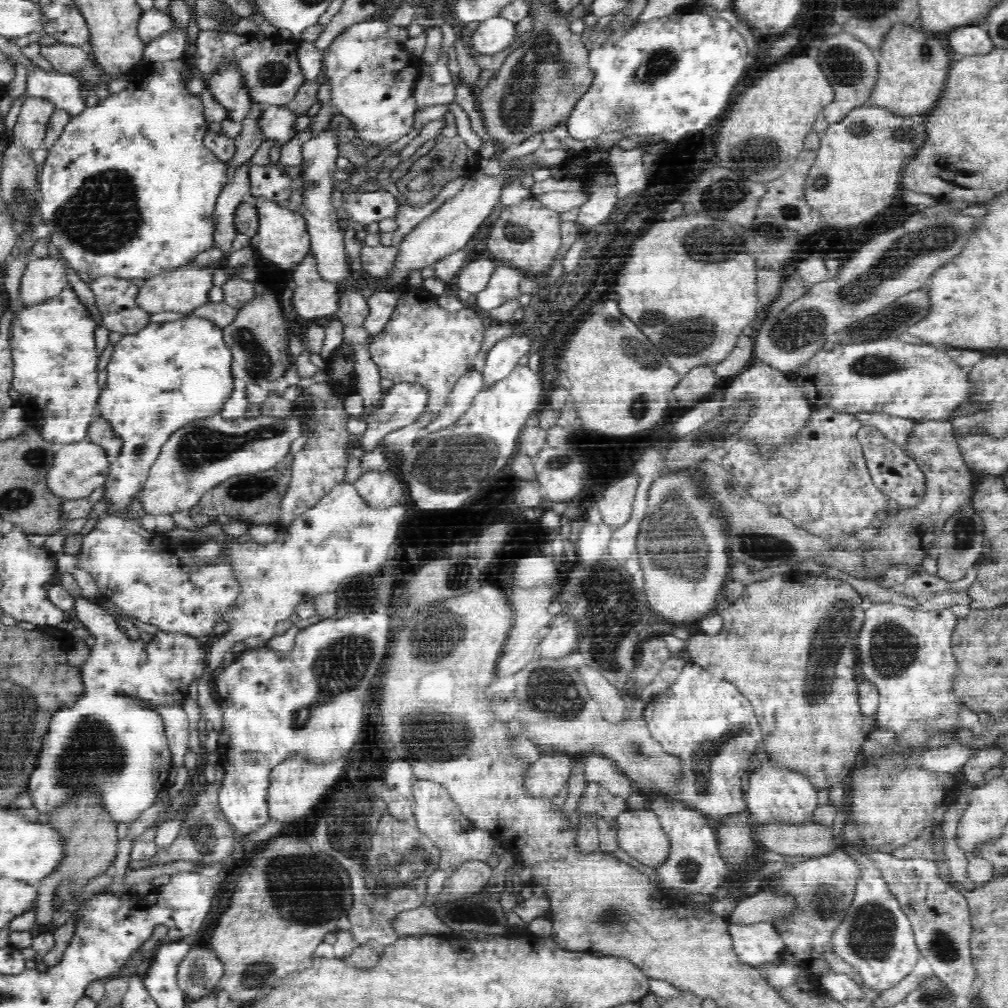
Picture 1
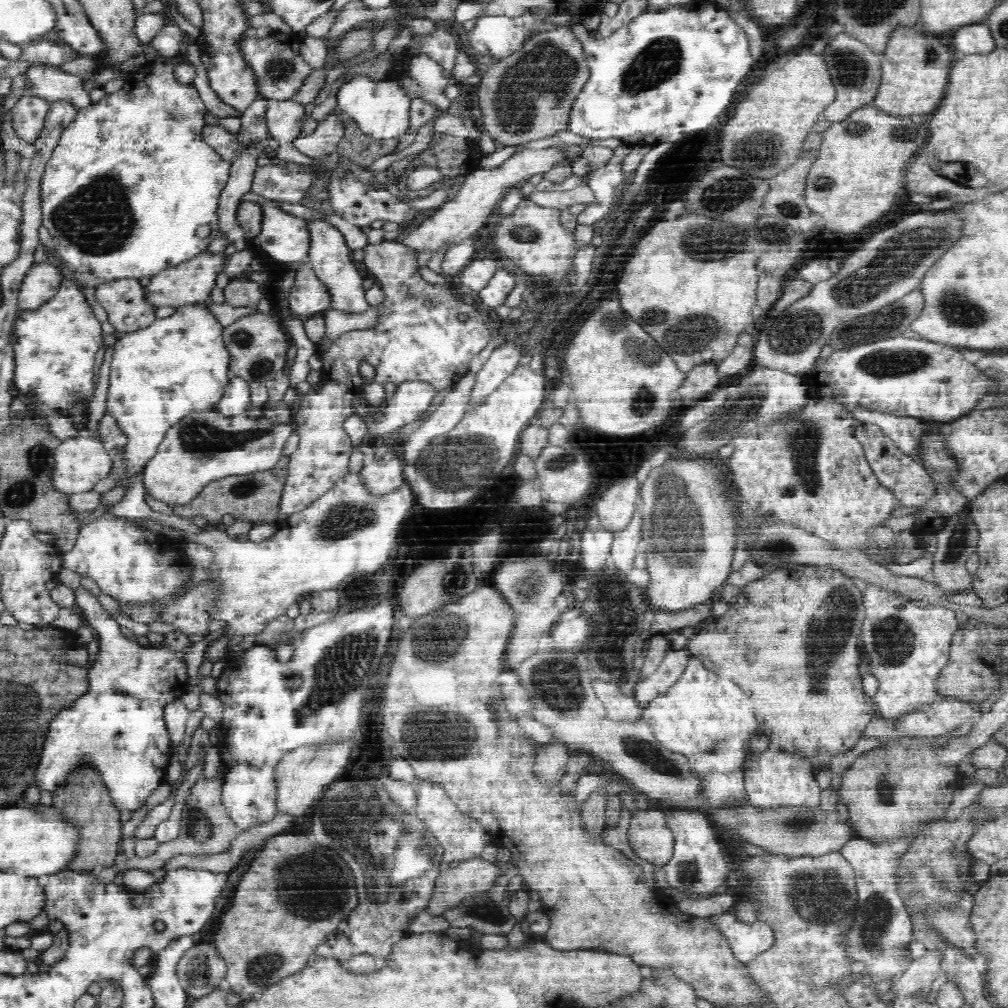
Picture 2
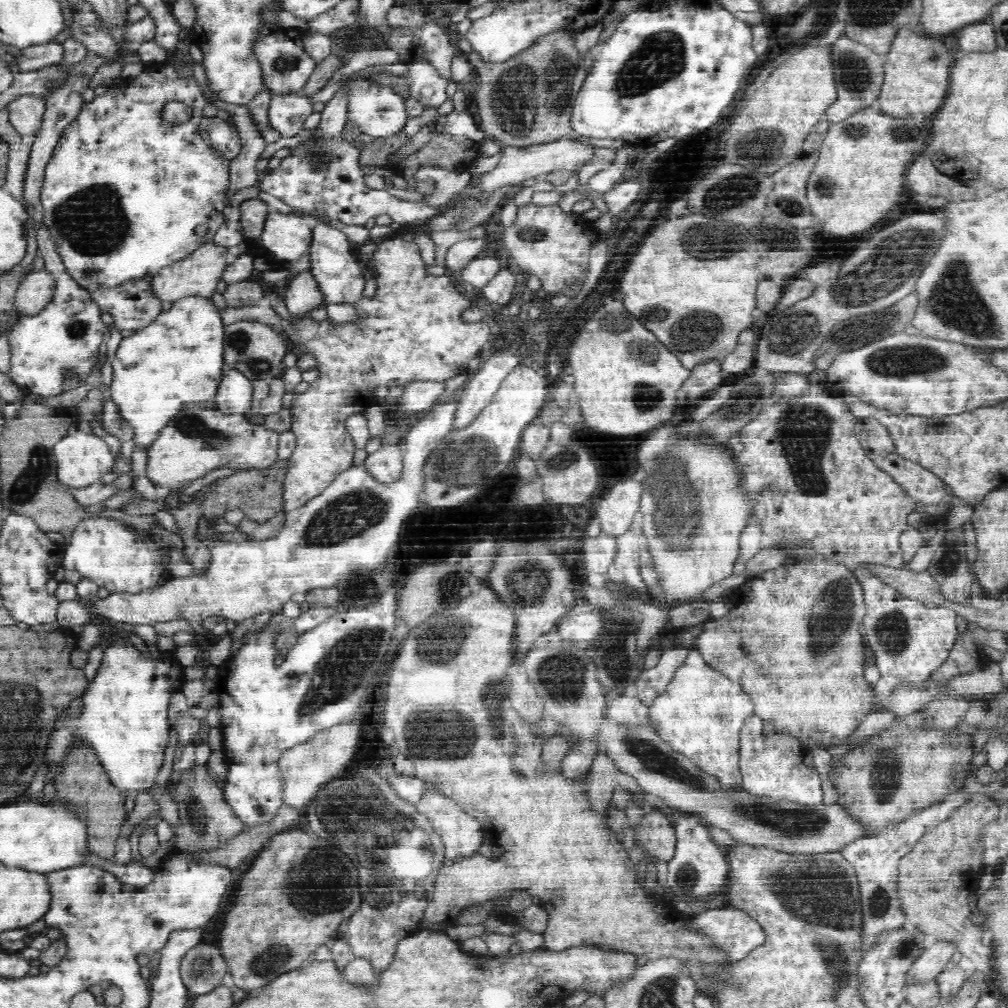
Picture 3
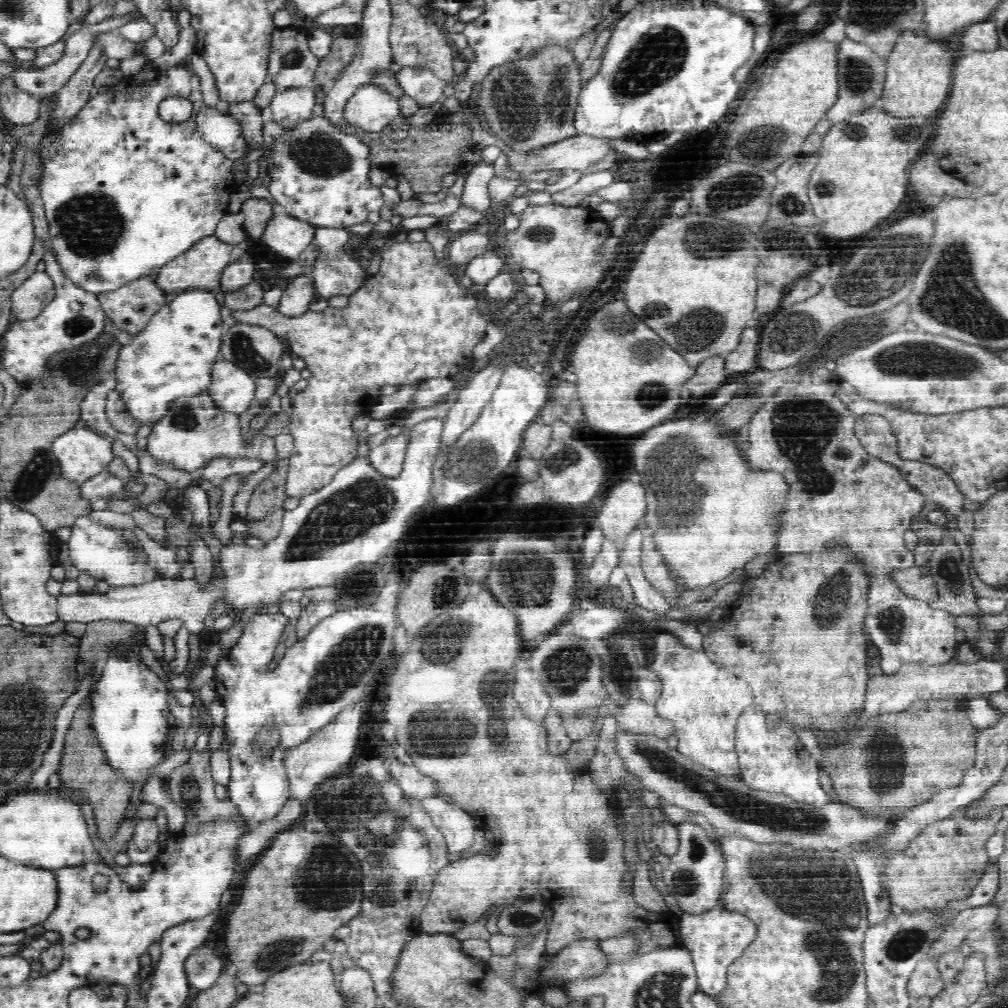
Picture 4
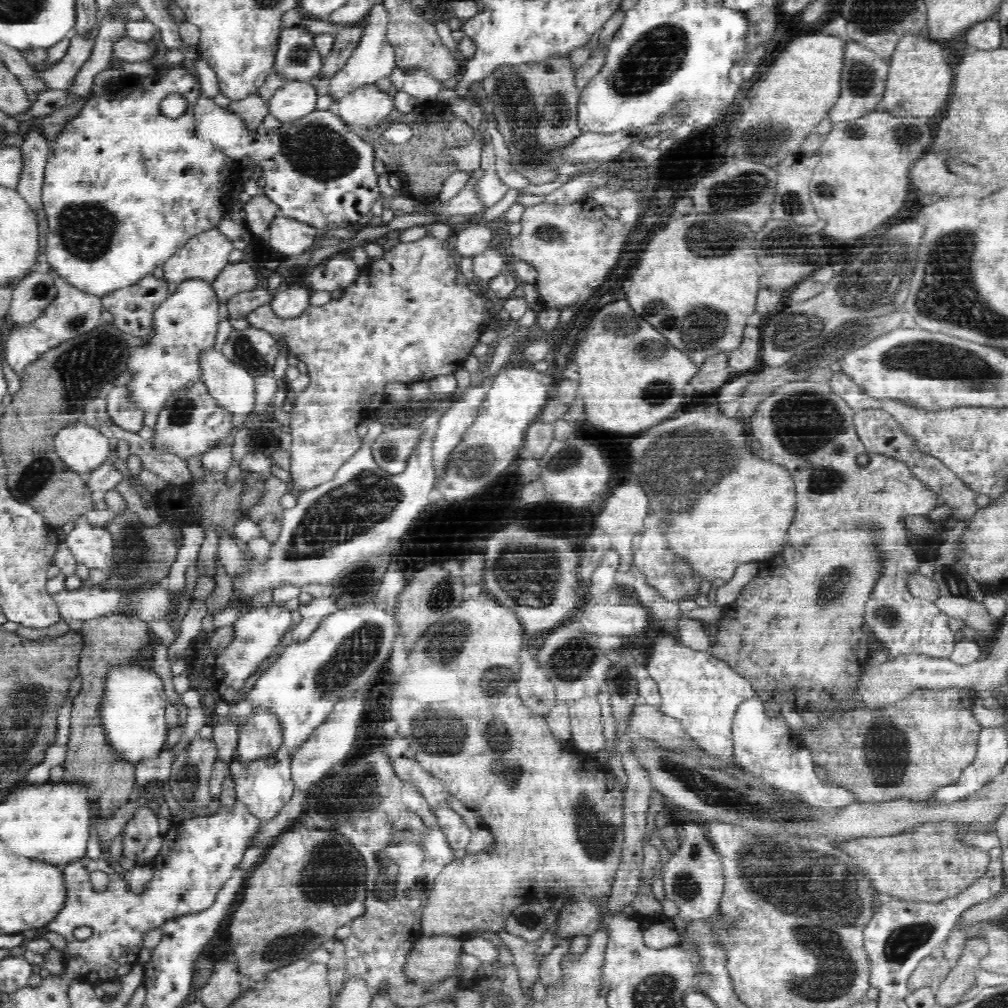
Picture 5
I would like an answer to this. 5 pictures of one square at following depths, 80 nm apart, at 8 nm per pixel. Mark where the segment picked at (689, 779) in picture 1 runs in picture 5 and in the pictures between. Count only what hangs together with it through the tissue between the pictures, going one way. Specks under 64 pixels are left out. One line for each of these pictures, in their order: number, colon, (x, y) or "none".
2: (705, 717)
3: (700, 715)
4: (704, 700)
5: (702, 691)

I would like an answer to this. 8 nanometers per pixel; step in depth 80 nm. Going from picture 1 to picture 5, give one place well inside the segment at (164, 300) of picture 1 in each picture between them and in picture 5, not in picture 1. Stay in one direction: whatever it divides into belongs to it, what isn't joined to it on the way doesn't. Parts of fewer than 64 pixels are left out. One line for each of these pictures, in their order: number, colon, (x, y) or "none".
2: (190, 282)
3: (196, 275)
4: (202, 264)
5: (206, 253)

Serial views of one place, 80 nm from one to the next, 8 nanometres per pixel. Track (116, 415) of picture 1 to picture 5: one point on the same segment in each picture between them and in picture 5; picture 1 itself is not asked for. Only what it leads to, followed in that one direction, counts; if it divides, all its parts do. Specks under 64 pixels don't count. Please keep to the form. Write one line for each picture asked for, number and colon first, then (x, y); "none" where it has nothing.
2: (178, 365)
3: (178, 359)
4: (172, 356)
5: (185, 323)

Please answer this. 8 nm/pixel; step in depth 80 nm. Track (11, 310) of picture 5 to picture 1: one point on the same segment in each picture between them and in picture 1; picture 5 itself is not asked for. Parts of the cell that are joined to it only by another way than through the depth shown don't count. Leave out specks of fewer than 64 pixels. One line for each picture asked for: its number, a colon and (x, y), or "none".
1: (44, 278)
2: (40, 284)
3: (37, 288)
4: (29, 299)

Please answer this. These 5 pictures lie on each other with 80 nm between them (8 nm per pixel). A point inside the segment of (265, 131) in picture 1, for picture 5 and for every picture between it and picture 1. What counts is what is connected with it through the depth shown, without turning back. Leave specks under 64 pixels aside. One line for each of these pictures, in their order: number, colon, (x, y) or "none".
2: (284, 118)
3: (287, 112)
4: (293, 104)
5: (294, 98)

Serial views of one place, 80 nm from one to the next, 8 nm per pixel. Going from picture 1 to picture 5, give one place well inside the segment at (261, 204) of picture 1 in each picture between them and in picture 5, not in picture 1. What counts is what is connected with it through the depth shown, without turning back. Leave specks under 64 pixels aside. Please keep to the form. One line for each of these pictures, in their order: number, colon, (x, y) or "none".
2: (286, 238)
3: (287, 236)
4: (288, 236)
5: (286, 236)

